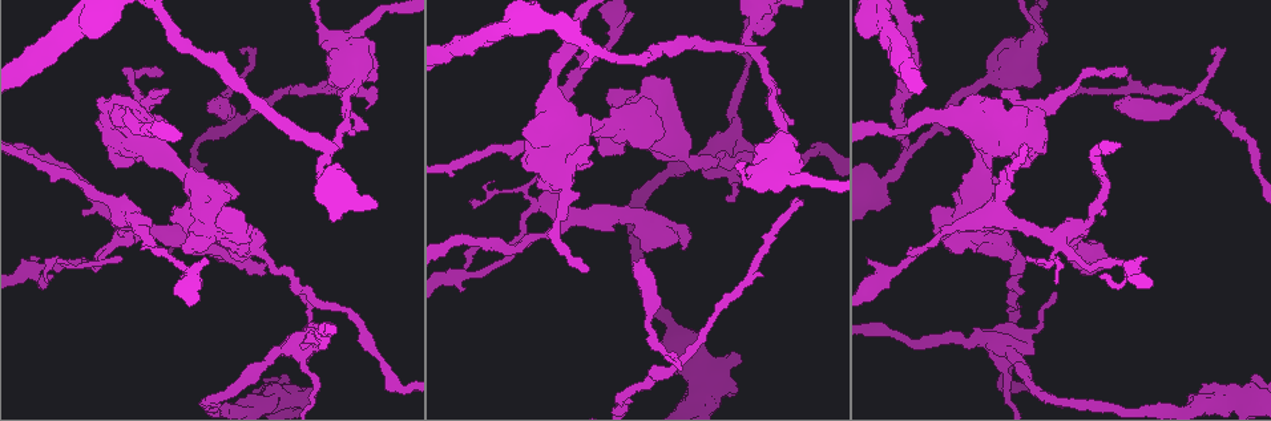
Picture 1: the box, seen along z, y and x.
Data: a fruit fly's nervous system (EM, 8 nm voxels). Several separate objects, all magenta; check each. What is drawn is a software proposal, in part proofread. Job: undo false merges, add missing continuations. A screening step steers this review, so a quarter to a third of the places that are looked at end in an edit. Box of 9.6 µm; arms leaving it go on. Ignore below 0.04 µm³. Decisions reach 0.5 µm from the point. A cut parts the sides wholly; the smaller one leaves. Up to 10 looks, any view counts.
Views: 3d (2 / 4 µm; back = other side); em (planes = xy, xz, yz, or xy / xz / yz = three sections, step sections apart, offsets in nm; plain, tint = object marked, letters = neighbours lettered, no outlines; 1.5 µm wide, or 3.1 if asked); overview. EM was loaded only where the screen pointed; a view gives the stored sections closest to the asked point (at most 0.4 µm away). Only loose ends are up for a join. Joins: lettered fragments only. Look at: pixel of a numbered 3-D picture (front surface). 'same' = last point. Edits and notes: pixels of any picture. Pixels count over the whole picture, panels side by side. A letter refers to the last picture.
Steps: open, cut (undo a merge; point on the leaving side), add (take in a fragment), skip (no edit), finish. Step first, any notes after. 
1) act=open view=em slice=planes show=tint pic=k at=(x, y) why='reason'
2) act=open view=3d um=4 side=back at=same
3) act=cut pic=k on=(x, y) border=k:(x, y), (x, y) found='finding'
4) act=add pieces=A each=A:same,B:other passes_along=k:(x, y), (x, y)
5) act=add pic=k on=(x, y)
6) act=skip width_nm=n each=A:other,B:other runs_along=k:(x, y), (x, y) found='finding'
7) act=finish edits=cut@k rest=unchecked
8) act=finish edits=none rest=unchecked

act=open view=em slice=planes show=tint pic=1 at=(791, 204) why='tapers out'

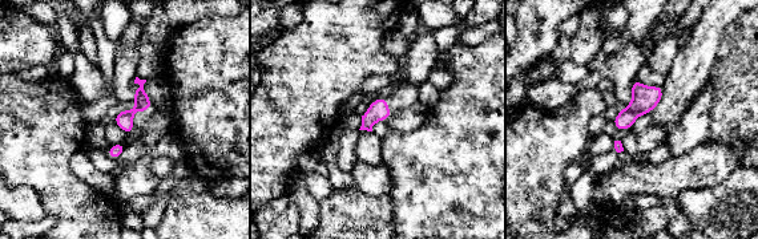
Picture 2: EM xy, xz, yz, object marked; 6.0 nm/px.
act=open view=em slice=planes show=letters at=same why='see the neighbours'

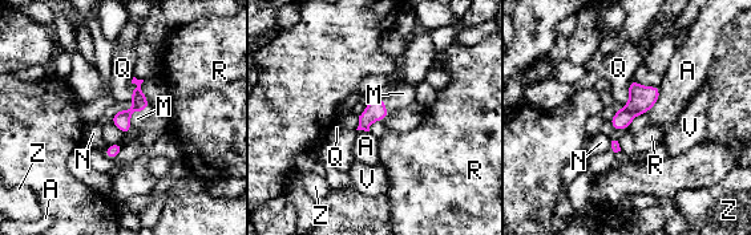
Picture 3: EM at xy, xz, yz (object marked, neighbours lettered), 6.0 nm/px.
act=add pieces=M width_nm=100 longest_contact=Q:200nm each=A:other,M:same,N:other,Q:other,R:other,V:other,Z:other found='the cell continues'

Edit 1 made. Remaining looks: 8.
act=open view=3d um=4 pic=1 at=(1215, 46) why='branch stops here'

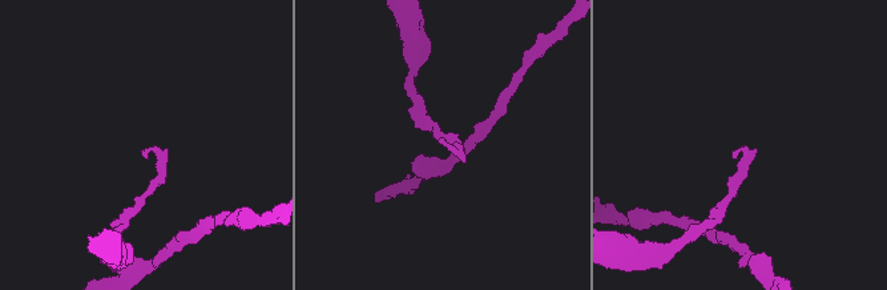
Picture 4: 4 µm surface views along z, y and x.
act=open view=em slice=xz step=8 show=letters pic=4 at=(741, 150) why='now the EM'

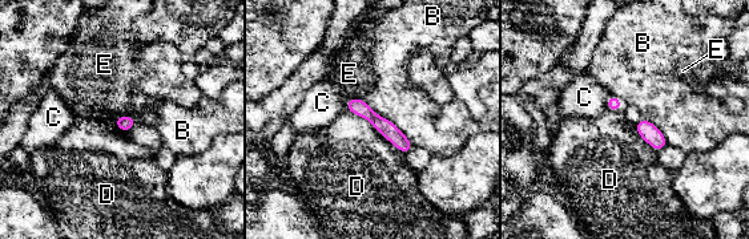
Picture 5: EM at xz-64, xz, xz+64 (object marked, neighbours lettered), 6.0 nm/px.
act=open view=em slice=planes show=letters at=same why='another direction'

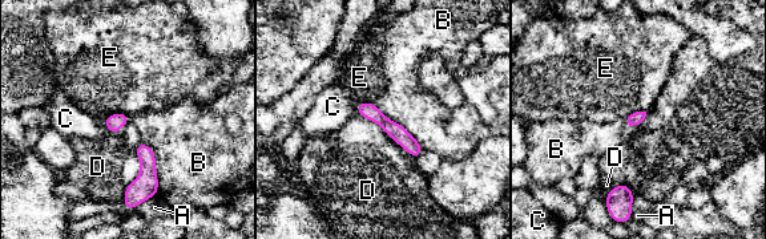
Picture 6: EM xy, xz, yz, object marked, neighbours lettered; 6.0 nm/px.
act=skip each=A:other,B:other,C:other,D:other,E:other found='no lettered fragment goes on from it'

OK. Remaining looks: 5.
act=open view=em slice=planes show=letters pic=1 at=(1028, 258) why='thin end'

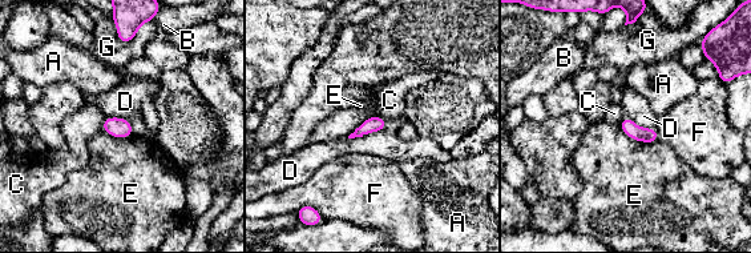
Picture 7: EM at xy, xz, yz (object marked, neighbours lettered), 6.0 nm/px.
act=skip each=A:other,B:other,C:other,D:other,E:other,F:other,G:other found='no lettered fragment goes on from it'

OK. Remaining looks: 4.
act=open view=em slice=xy step=8 show=tint pic=1 at=(683, 249)

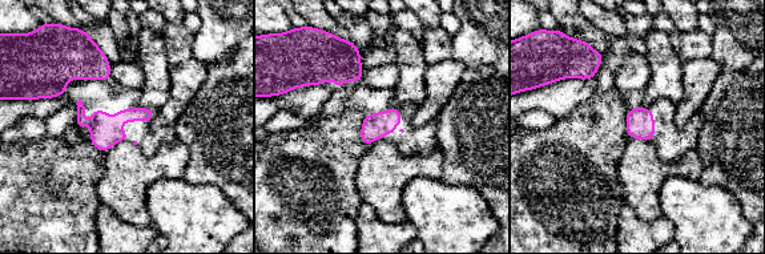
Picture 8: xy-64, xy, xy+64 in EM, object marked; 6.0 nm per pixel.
act=open view=em slice=planes show=letters at=same

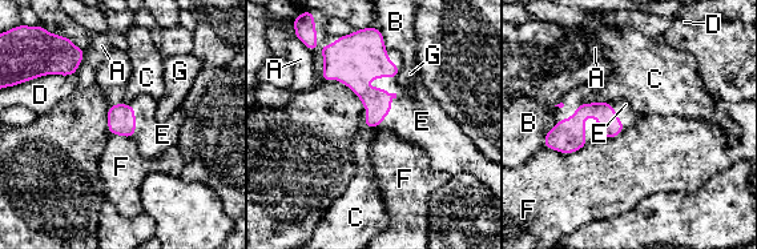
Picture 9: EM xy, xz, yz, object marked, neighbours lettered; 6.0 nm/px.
act=add pieces=E each=A:other,B:other,C:other,D:other,E:same,F:other,G:other found='the cell continues'

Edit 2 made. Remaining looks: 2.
act=finish edits=add@3,add@9 rest=unchecked

